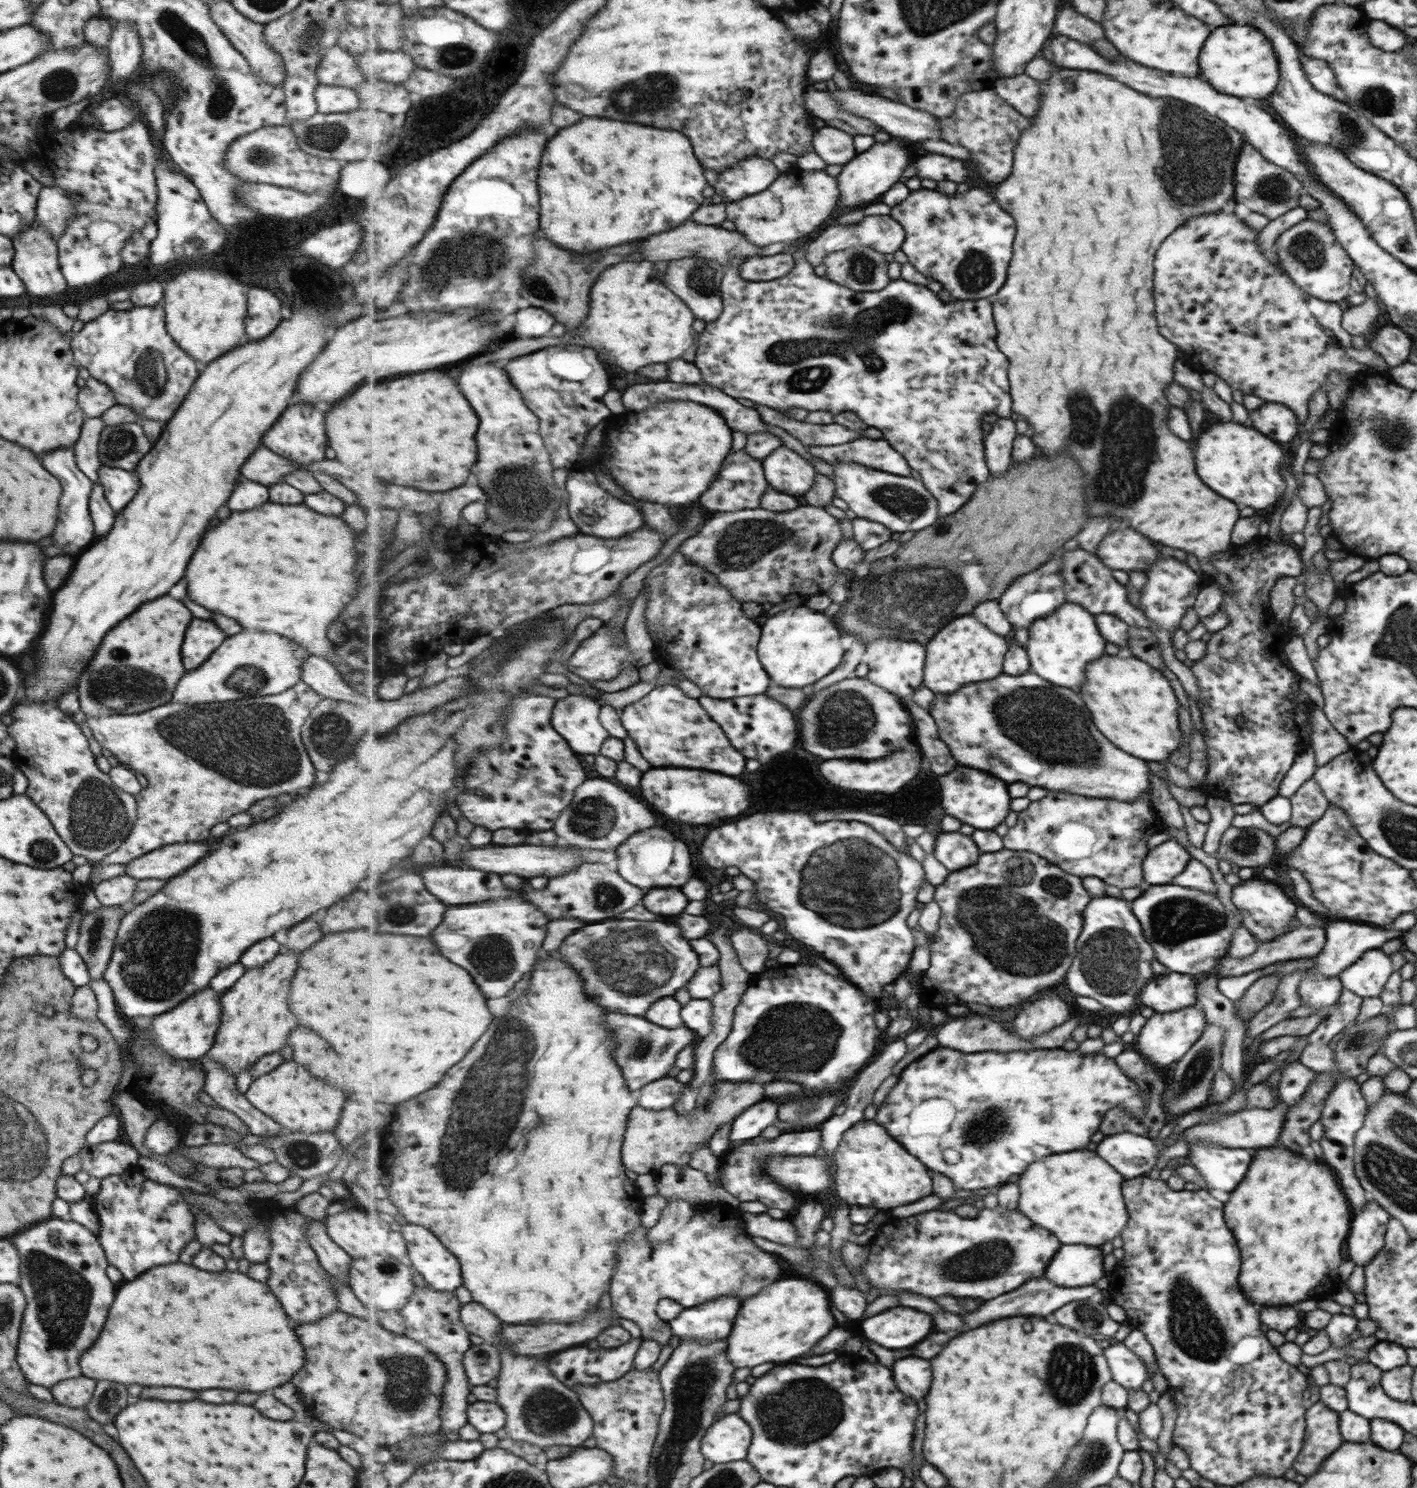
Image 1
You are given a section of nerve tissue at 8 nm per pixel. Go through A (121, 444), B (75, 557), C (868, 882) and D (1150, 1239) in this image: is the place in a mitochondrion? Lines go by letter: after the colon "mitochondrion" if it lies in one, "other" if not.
A: mitochondrion
B: other
C: mitochondrion
D: other

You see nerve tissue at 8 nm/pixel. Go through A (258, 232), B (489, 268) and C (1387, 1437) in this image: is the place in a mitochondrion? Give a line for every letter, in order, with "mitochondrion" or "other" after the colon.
A: other
B: other
C: other

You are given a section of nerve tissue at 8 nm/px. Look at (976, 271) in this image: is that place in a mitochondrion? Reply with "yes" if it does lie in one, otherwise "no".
yes

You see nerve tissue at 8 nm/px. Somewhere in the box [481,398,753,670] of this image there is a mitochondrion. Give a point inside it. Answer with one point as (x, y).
(516, 487)

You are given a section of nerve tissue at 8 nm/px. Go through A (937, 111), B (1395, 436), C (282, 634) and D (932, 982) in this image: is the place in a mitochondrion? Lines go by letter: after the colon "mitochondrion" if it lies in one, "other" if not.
A: other
B: mitochondrion
C: other
D: other

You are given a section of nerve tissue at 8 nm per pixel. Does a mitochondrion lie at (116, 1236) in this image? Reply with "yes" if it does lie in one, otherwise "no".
no

